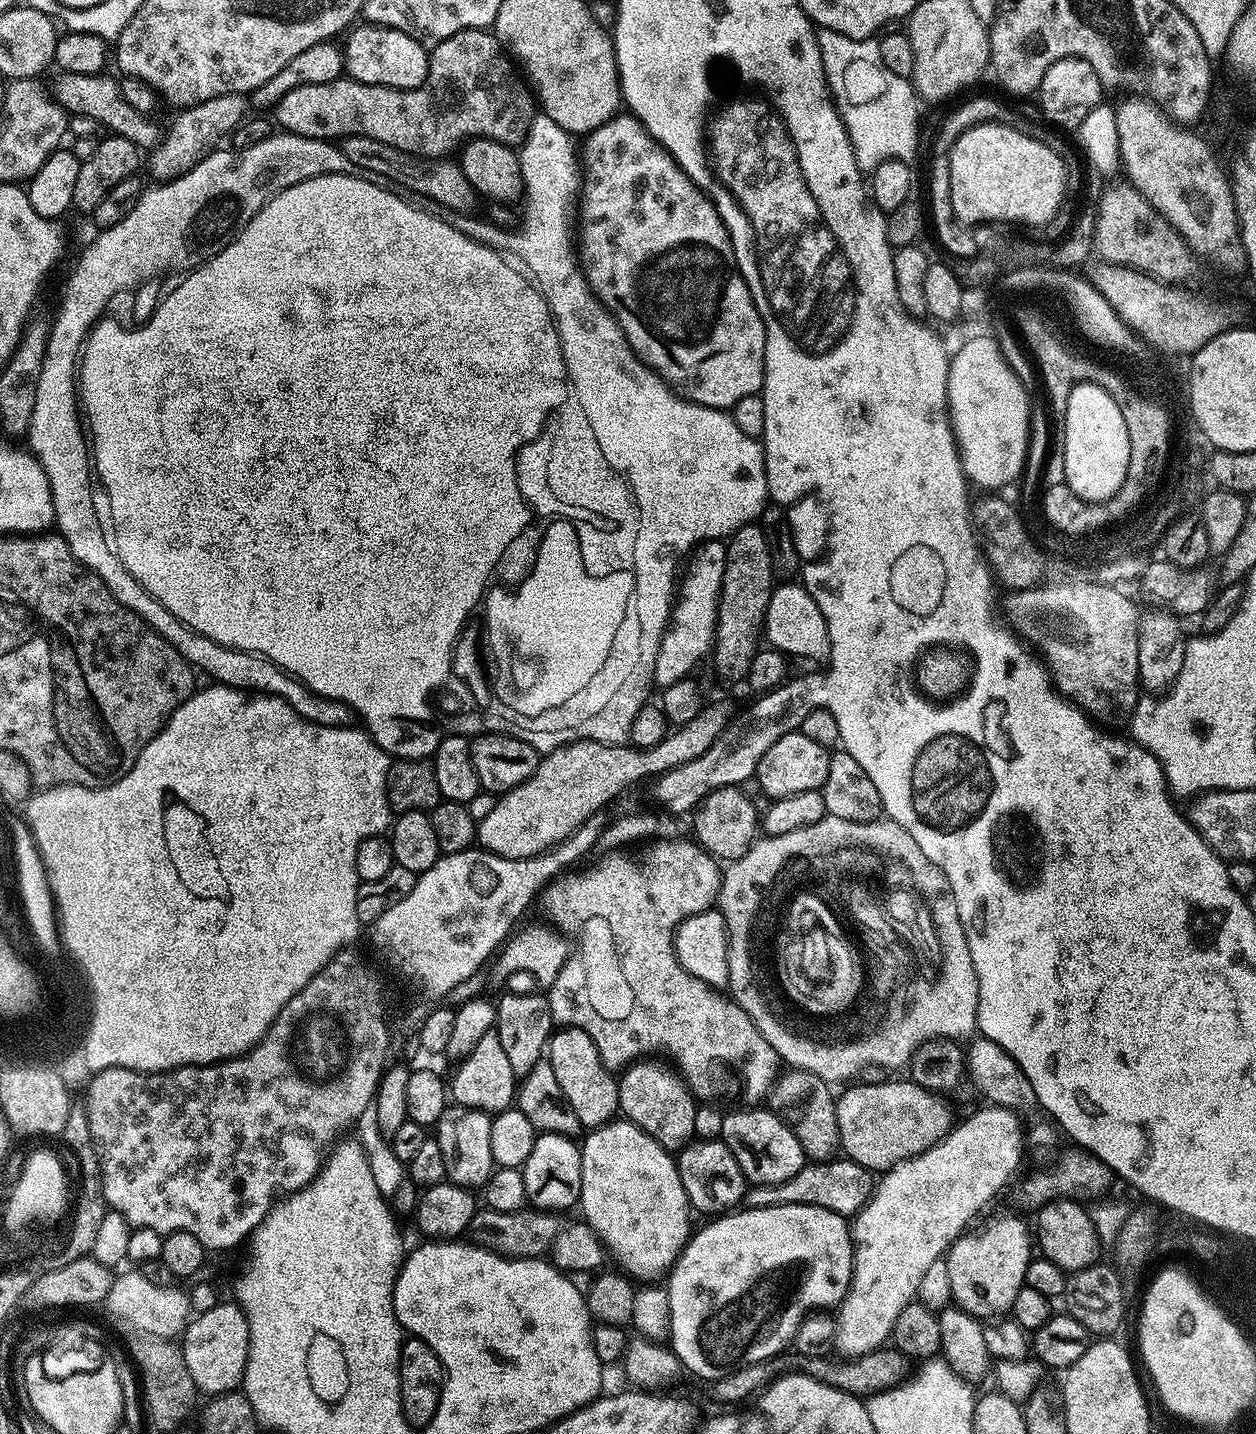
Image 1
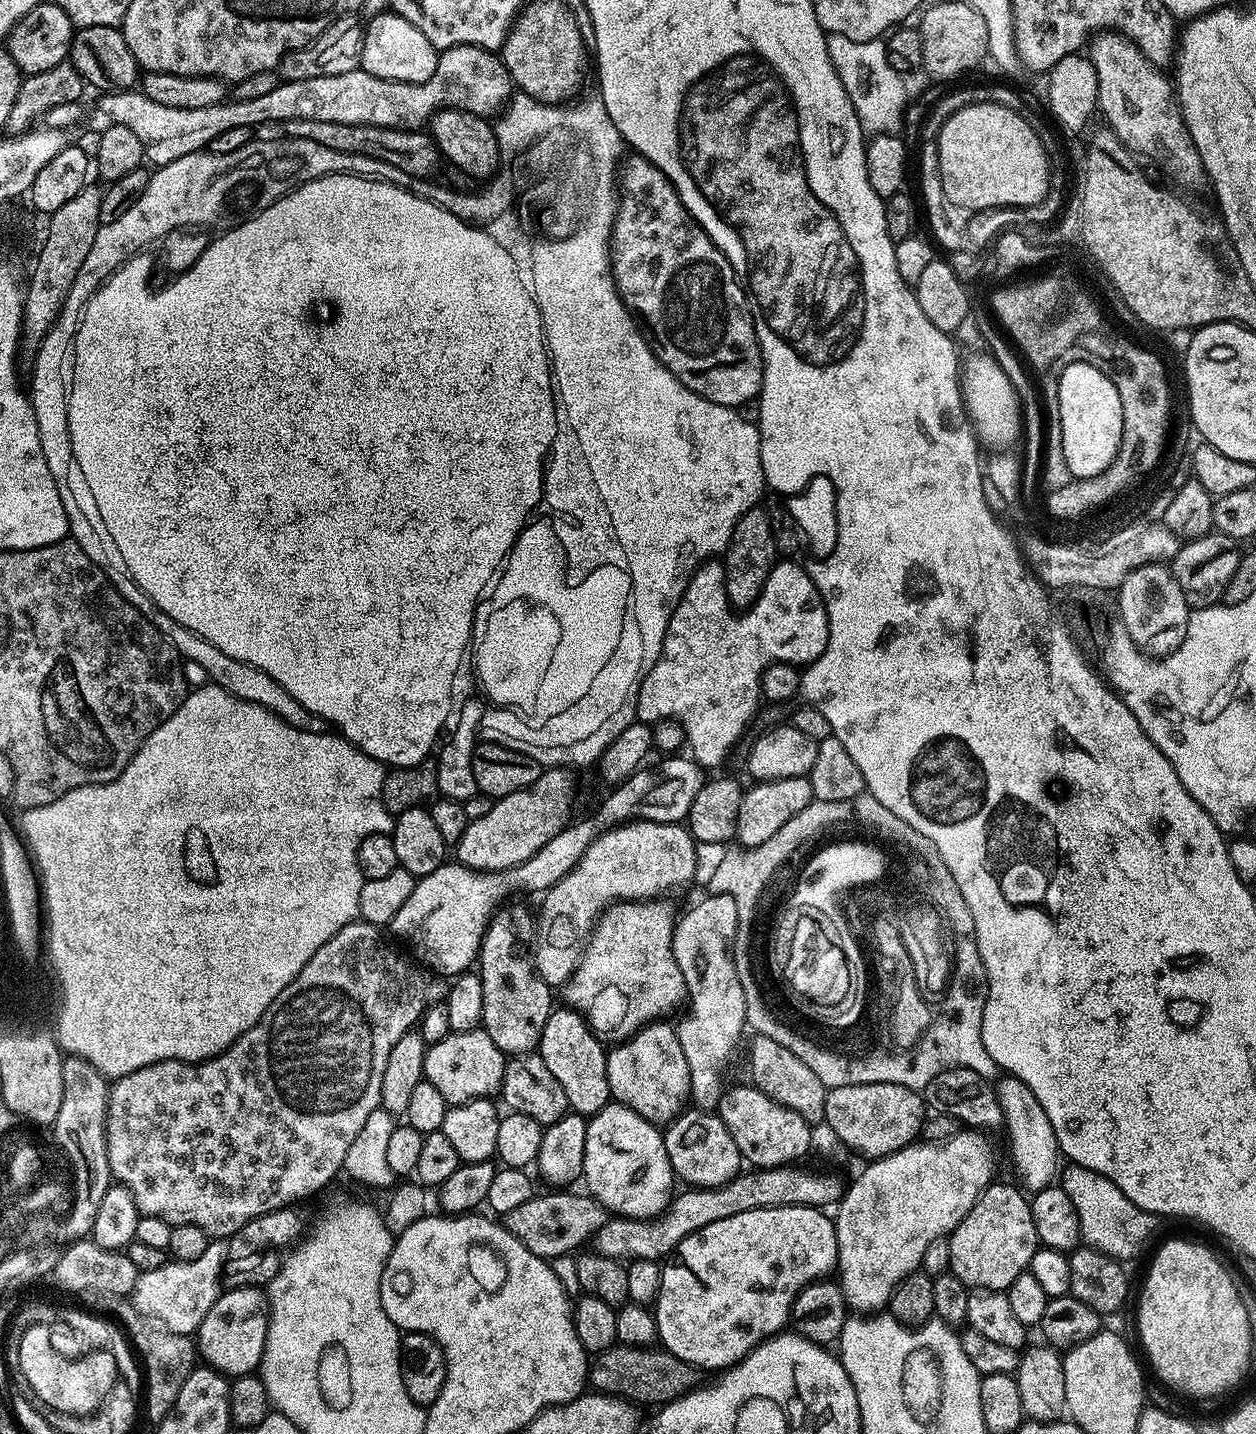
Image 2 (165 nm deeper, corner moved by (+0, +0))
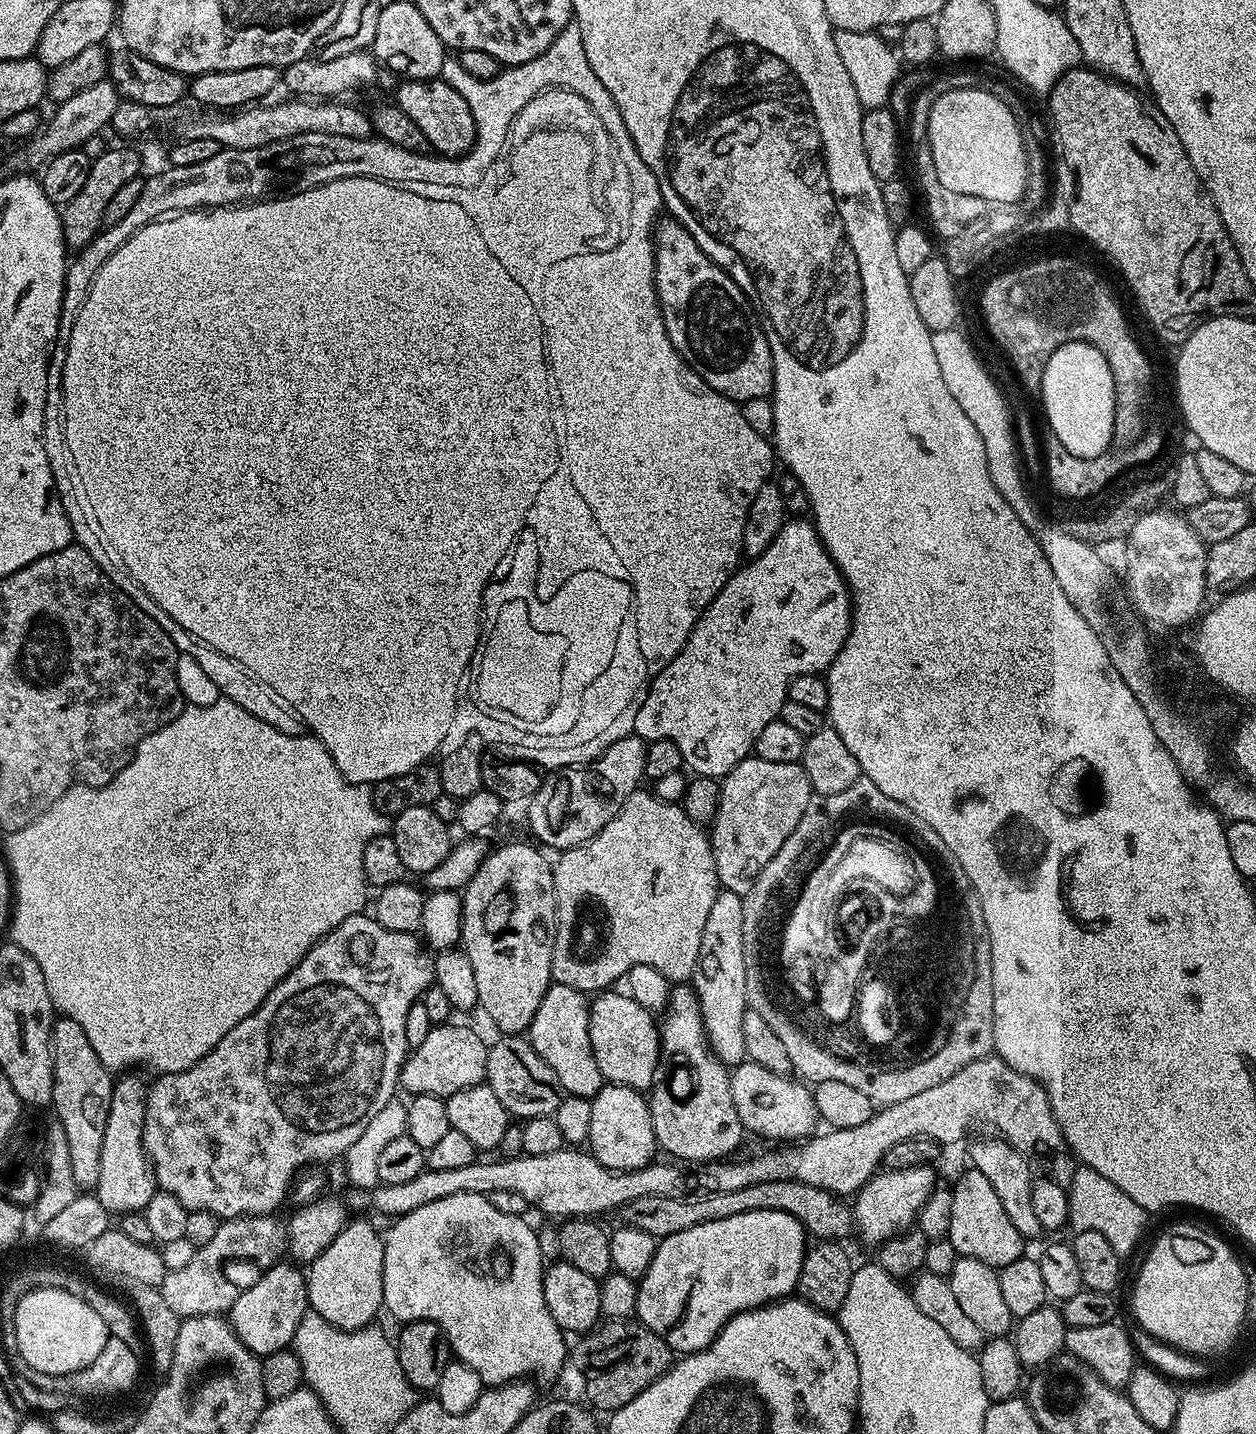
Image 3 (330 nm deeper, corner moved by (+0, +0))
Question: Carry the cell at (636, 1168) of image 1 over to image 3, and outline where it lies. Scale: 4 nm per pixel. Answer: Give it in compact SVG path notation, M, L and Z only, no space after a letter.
M605 1083L604 1089L591 1101L590 1134L586 1144L592 1156L602 1162L602 1166L623 1172L653 1163L655 1156L652 1155L658 1152L658 1145L647 1099L635 1088Z

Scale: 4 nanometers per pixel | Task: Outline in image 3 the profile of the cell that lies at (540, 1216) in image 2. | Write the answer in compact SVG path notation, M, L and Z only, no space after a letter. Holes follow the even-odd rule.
M797 1180L758 1182L754 1186L742 1186L742 1190L729 1190L719 1194L702 1194L690 1198L634 1198L622 1209L623 1223L629 1228L646 1230L646 1234L663 1238L678 1234L690 1226L702 1226L702 1222L718 1222L718 1218L730 1218L734 1214L746 1214L750 1210L782 1210L790 1218L798 1218L805 1233L820 1242L844 1242L854 1232L854 1212L841 1197L818 1186L806 1186ZM813 1232L813 1233L812 1233Z

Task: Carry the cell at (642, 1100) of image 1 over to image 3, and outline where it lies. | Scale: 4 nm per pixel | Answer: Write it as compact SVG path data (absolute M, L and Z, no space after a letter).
M605 990L591 1001L590 1046L605 1081L637 1090L651 1089L660 1070L660 1024L653 1013L623 991Z

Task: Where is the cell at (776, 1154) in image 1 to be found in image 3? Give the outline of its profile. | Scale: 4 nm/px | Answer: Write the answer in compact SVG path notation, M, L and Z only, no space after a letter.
M745 1059L743 1064L735 1065L731 1069L728 1081L730 1082L730 1098L734 1098L734 1110L738 1110L738 1118L742 1122L745 1133L752 1135L753 1132L754 1135L765 1136L768 1140L800 1142L817 1131L816 1103L812 1097L813 1089L807 1083L782 1072L766 1070L766 1066L758 1066L749 1059Z

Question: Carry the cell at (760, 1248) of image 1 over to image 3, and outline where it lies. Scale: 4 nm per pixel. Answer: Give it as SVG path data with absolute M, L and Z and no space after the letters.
M750 1210L746 1214L734 1214L730 1218L718 1218L718 1222L702 1222L702 1226L690 1226L686 1230L678 1230L678 1234L665 1236L657 1243L654 1258L650 1262L646 1274L641 1276L638 1281L635 1319L654 1334L658 1334L658 1338L662 1338L670 1345L673 1353L687 1354L702 1350L706 1346L710 1346L710 1342L714 1342L714 1338L726 1326L726 1322L730 1322L730 1318L743 1312L749 1312L752 1308L760 1308L763 1304L774 1304L778 1300L791 1297L796 1292L798 1274L802 1274L802 1262L809 1244L809 1237L798 1222L798 1218L790 1218L790 1214L786 1214L782 1210Z

